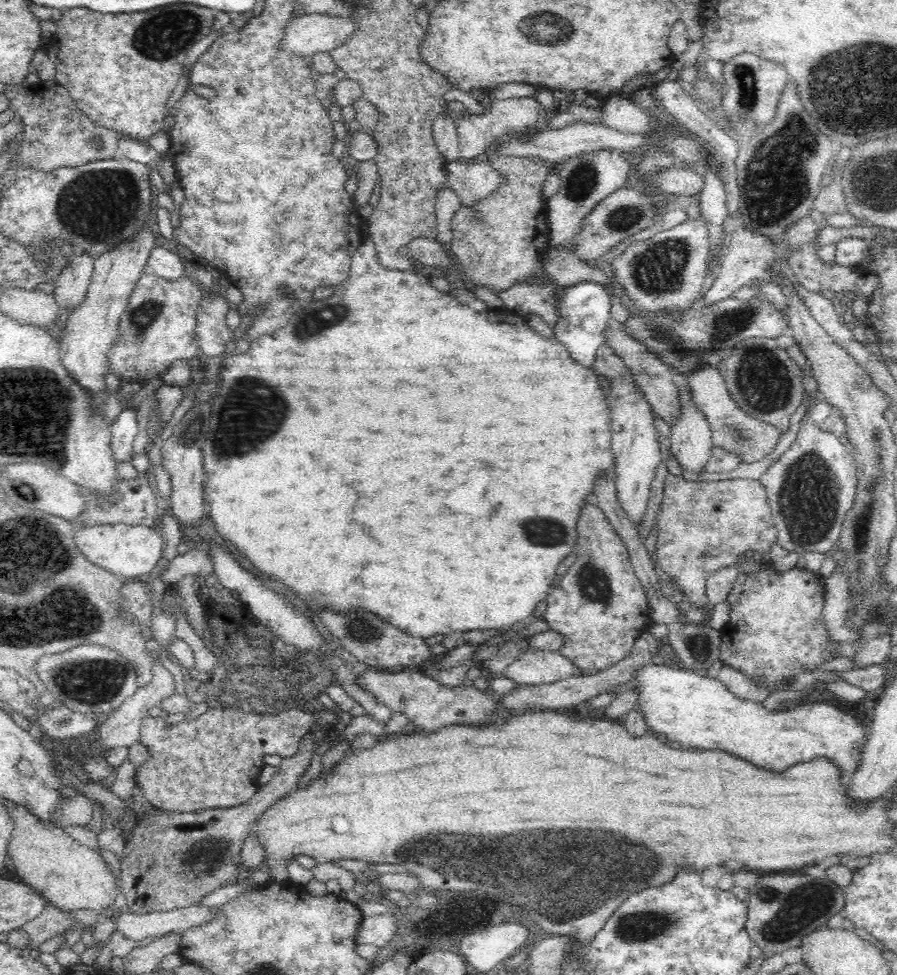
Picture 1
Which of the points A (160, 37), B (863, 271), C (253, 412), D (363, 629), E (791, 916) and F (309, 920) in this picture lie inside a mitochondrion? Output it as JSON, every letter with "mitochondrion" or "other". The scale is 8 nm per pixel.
{"A":"mitochondrion","B":"other","C":"mitochondrion","D":"mitochondrion","E":"mitochondrion","F":"other"}

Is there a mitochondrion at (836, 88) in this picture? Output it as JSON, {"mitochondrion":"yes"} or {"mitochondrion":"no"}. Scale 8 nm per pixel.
{"mitochondrion":"yes"}

